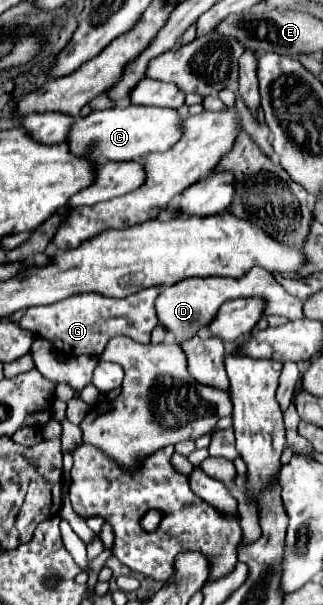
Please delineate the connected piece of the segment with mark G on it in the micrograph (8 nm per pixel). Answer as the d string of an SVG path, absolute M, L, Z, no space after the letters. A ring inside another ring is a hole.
M148 288L144 292L136 292L122 300L106 298L100 294L76 294L56 304L28 308L20 320L20 326L34 332L38 338L48 340L56 352L66 354L68 358L82 354L100 356L108 340L114 336L128 336L134 342L150 344L150 334L158 324L156 306L154 306L156 296L158 296L158 288Z

